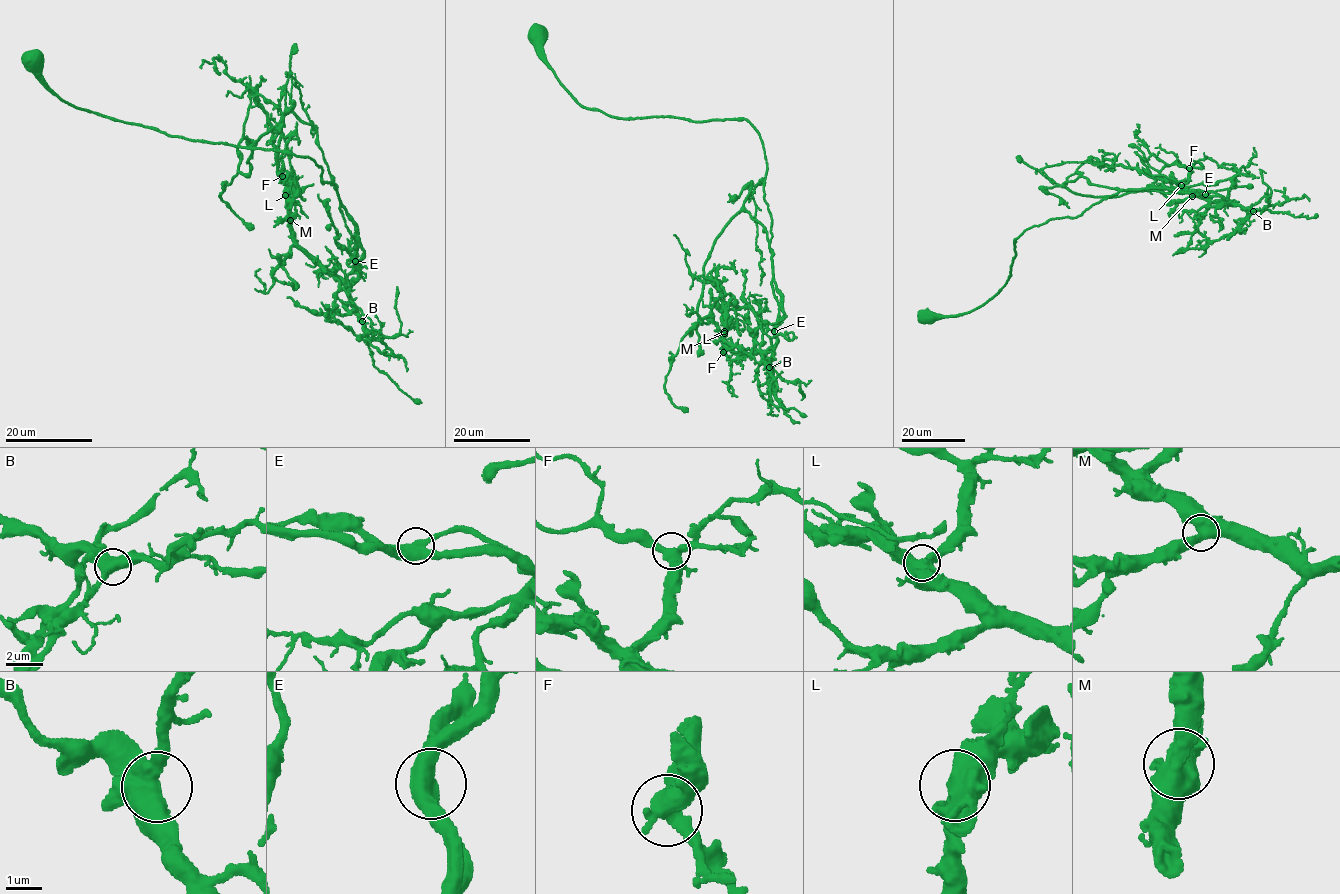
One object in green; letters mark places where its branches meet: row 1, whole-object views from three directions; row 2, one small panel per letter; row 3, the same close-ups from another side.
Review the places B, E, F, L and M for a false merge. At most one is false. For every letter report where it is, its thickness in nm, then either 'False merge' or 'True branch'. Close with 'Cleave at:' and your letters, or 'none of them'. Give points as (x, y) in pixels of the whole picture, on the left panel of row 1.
B: Place: (362, 321). Thickness 460 nm. True branch
E: Place: (355, 261). Thickness 460 nm. True branch
F: Place: (282, 176). Thickness 360 nm. True branch
L: Place: (285, 195). Thickness 460 nm. True branch
M: Place: (290, 220). Thickness 500 nm. True branch
Cleave at: none of them

